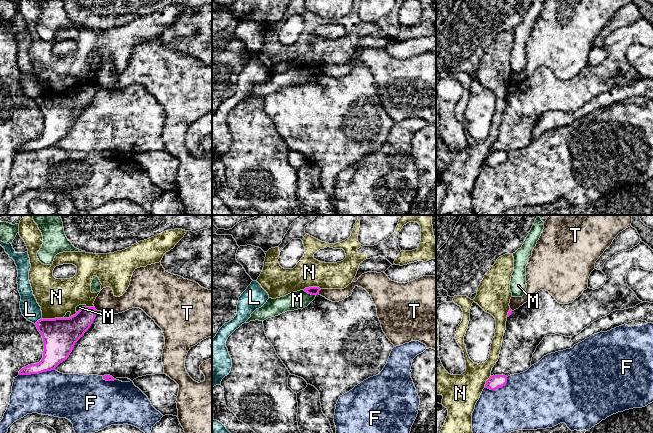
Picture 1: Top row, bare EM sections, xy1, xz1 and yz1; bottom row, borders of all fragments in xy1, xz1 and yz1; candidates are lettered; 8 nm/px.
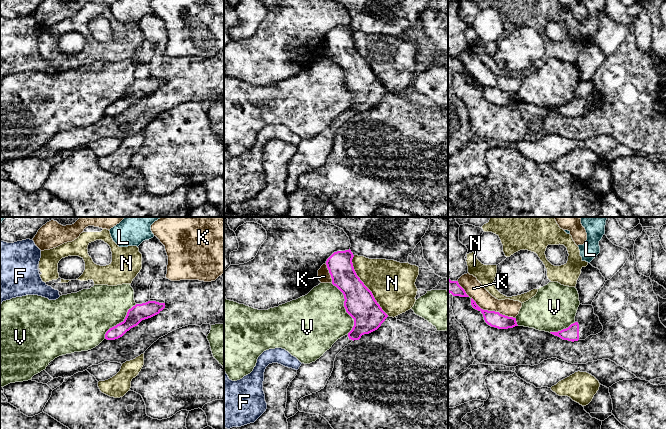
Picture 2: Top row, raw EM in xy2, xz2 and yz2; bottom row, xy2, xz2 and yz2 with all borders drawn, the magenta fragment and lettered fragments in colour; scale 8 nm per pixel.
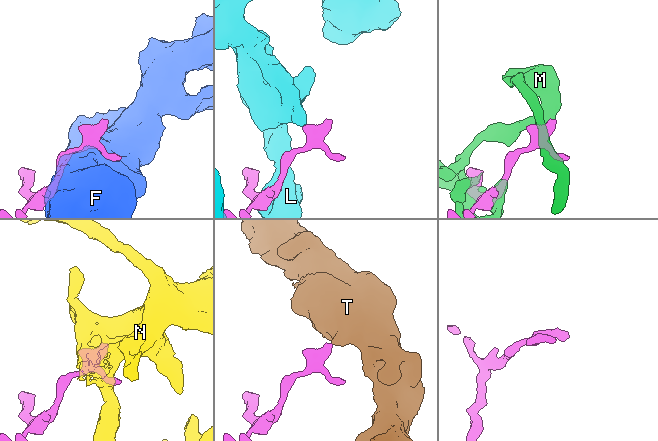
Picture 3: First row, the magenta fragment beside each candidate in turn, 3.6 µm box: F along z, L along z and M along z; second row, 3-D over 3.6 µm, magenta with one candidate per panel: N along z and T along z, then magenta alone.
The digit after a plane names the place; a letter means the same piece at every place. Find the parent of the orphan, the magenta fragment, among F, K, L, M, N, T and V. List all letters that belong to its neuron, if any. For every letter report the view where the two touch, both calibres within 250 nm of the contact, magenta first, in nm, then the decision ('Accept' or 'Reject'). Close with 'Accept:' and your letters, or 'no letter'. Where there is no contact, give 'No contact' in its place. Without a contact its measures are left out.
F: Touches magenta in xy1. Thickness 200 nm (magenta) against 360 nm. Reject
K: Touches magenta in yz2. Thickness 120 nm (magenta) against 140 nm. Reject
L: Touches magenta in xy1. Thickness 280 nm (magenta) against 150 nm. Reject
M: Touches magenta in xz1. Thickness 60 nm (magenta) against 140 nm. Reject
N: Touches magenta in xz2. Thickness 240 nm (magenta) against 360 nm. Reject
T: Touches magenta in xy1. Thickness 200 nm (magenta) against 160 nm. Reject
V: Touches magenta in xz2. Thickness 240 nm (magenta) against 460 nm. Reject
Accept: no letter

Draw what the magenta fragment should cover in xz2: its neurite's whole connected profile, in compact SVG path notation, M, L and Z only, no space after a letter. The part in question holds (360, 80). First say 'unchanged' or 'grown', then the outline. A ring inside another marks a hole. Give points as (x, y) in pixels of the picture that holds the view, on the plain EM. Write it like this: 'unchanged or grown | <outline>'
grown | M351 26L334 28L326 37L332 60L344 71L346 88L354 95L352 106L338 115L319 135L310 140L302 139L297 151L287 164L287 178L284 187L288 195L298 186L301 174L323 165L331 152L336 131L362 111L377 106L388 91L375 76L372 68L357 52Z

